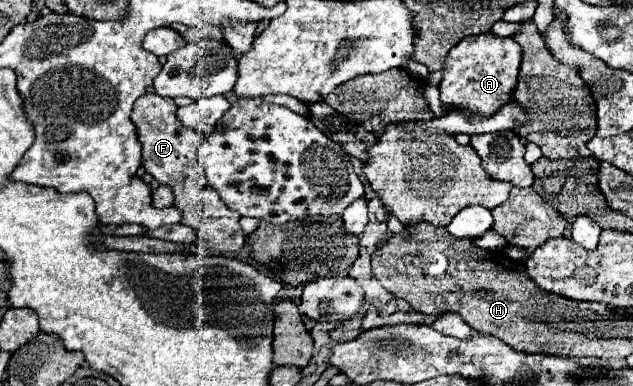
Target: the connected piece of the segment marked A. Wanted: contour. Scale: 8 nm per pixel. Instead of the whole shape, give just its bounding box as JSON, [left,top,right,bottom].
[440,32,520,118]

